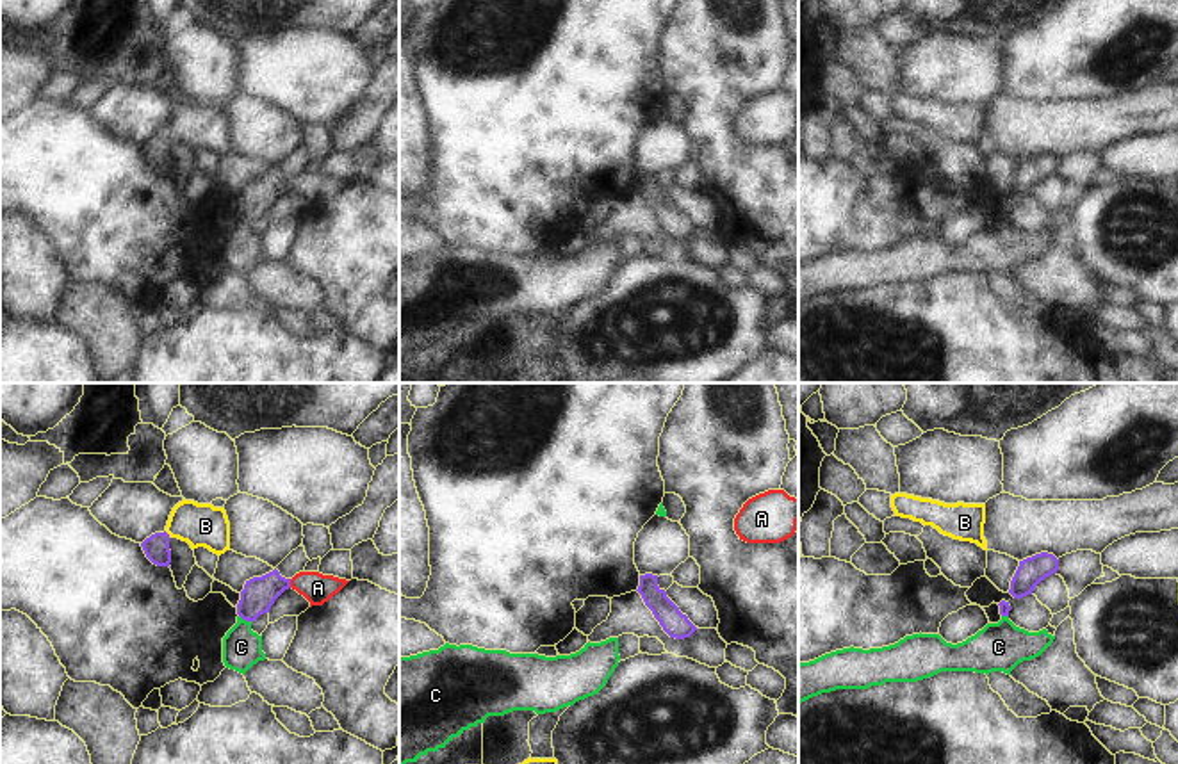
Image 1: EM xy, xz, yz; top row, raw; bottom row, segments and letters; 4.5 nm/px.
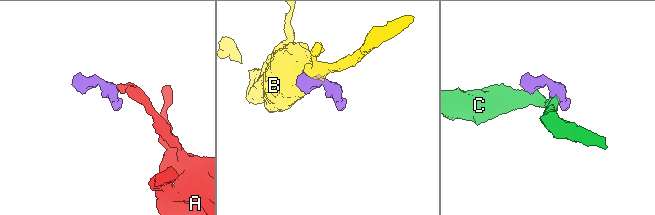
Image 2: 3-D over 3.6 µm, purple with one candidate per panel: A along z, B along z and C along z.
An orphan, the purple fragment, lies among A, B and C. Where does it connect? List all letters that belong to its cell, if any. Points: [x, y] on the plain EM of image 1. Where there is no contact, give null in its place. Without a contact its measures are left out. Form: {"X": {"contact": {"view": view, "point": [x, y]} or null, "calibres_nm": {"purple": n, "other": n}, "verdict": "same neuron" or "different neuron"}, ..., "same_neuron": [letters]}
{"A": {"contact": {"view": "xy", "point": [289, 184]}, "calibres_nm": {"purple": 150, "other": 140}, "verdict": "same neuron"}, "B": {"contact": {"view": "xy", "point": [166, 134]}, "calibres_nm": {"purple": 120, "other": 190}, "verdict": "different neuron"}, "C": {"contact": {"view": "xy", "point": [245, 219]}, "calibres_nm": {"purple": 150, "other": 180}, "verdict": "different neuron"}, "same_neuron": ["A"]}

